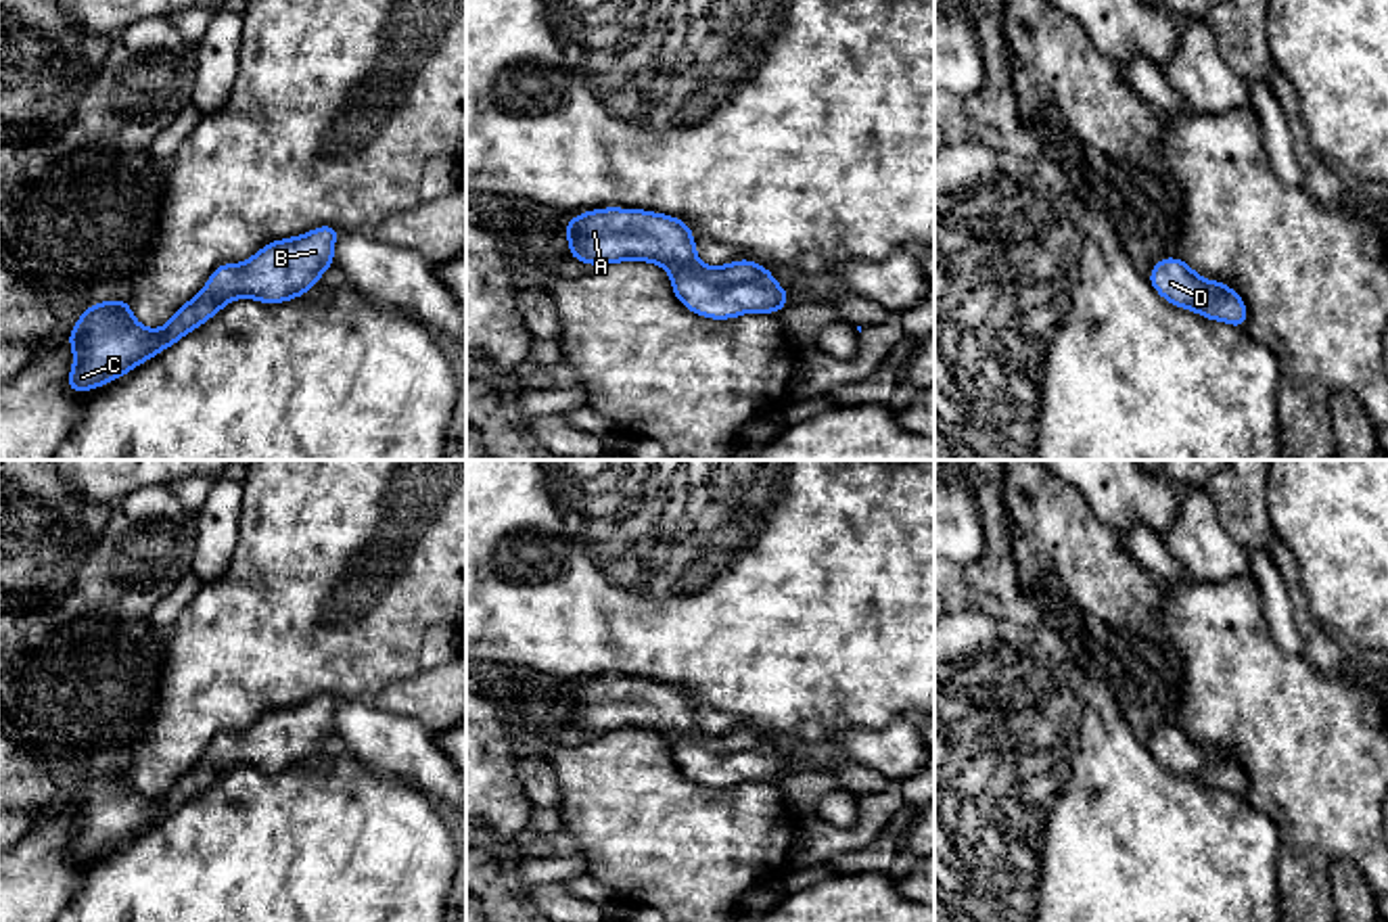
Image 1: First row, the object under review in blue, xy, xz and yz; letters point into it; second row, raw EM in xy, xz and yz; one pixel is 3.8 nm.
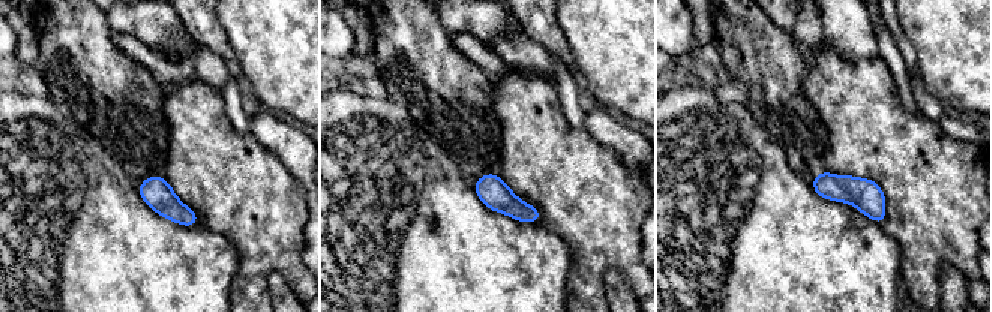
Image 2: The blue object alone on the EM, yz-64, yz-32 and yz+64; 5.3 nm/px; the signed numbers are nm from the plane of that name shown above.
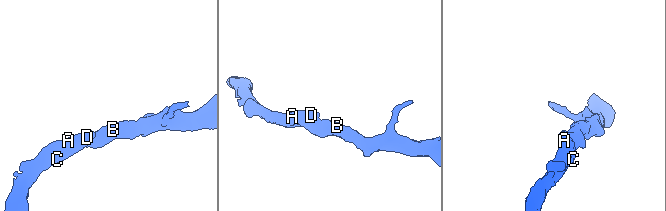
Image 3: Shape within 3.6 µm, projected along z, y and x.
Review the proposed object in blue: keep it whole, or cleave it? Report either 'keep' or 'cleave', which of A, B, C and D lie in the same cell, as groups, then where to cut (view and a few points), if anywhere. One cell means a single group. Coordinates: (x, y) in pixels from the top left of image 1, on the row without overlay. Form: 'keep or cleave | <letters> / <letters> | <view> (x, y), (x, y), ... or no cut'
keep | A B C D | no cut

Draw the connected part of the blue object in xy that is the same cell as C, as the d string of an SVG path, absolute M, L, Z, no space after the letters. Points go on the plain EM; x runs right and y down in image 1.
M320 694L268 711L242 732L219 732L205 757L159 799L138 792L125 767L90 774L69 799L75 834L69 838L67 857L92 859L128 843L238 765L274 774L305 763L322 740L334 734L332 715L339 700L341 694Z

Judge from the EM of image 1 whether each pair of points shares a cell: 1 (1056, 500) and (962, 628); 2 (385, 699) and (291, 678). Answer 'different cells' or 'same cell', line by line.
1: different cells
2: different cells

